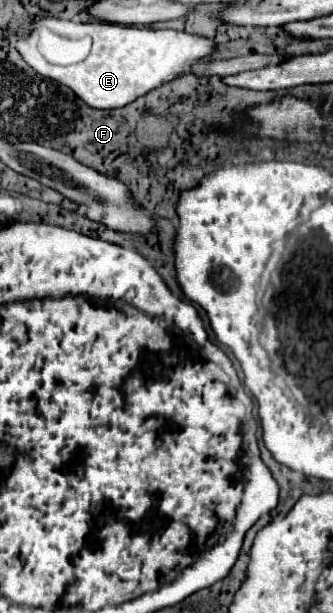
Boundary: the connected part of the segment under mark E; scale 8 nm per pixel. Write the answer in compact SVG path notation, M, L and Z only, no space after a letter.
M43 19L43 21L35 23L33 31L25 33L25 39L19 43L17 49L23 55L25 63L29 63L39 75L67 85L83 103L87 103L89 107L95 107L95 109L119 109L119 107L135 101L137 97L153 91L155 87L171 83L177 77L189 73L195 63L199 63L205 57L211 57L211 53L215 53L215 45L211 45L211 41L207 41L207 37L195 37L193 33L179 33L179 31L171 31L171 29L149 29L149 27L147 29L137 29L137 27L123 27L123 25L115 25L115 23L85 23L83 25L83 23L67 21L67 31L77 33L77 35L89 35L93 39L93 47L91 47L89 57L83 59L81 63L61 67L61 65L53 65L47 59L43 59L43 55L37 51L39 37L35 33L35 27L39 27L39 25L57 27L59 23L63 23L63 21Z

